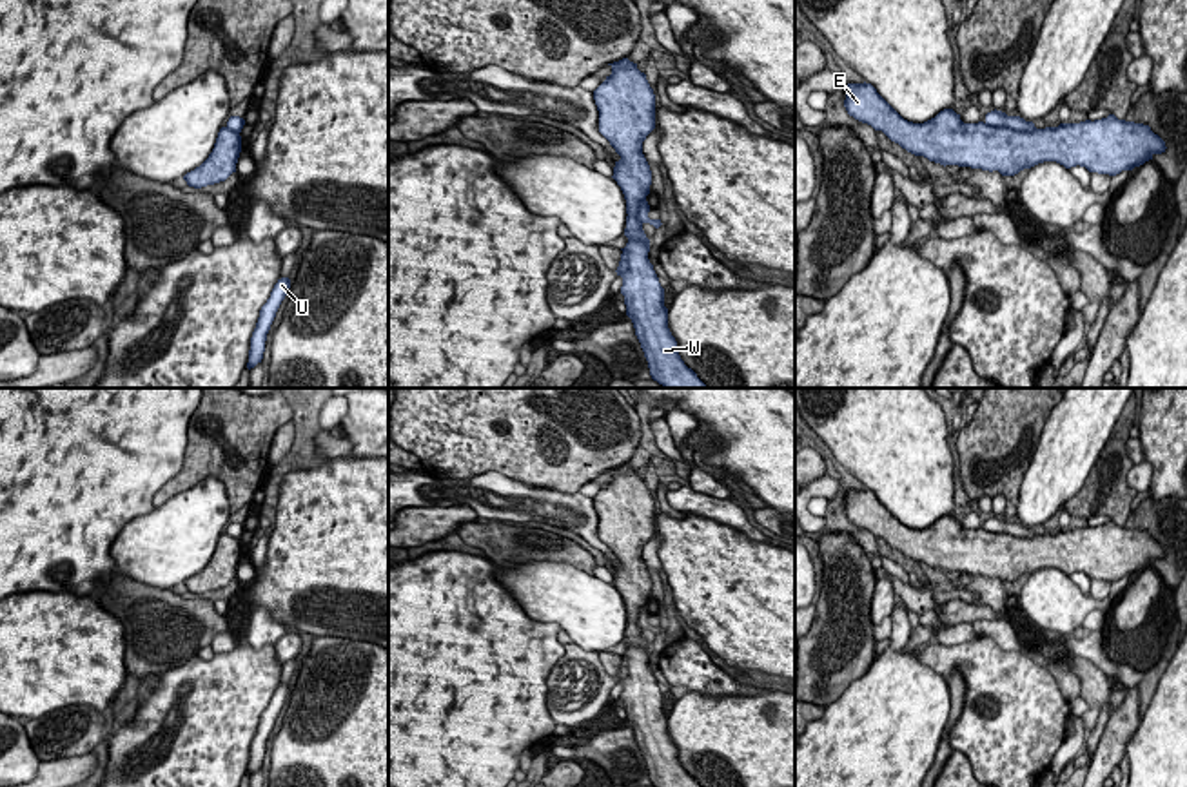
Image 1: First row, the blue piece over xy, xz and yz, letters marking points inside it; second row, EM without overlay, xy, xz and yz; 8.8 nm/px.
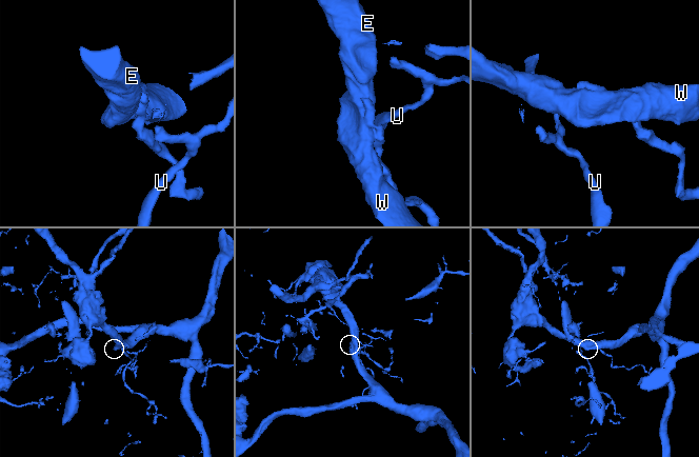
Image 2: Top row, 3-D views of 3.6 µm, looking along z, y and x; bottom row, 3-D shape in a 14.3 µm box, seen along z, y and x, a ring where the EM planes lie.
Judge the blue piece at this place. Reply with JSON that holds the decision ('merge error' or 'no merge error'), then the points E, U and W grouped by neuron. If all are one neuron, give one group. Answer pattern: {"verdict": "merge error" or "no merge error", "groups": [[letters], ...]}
{"verdict": "merge error", "groups": [["E", "W"], ["U"]]}

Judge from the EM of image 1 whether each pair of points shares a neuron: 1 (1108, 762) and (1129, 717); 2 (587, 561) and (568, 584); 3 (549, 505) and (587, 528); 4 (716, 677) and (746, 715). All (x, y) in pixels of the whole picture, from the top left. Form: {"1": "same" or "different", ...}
{"1": "same", "2": "different", "3": "same", "4": "different"}

